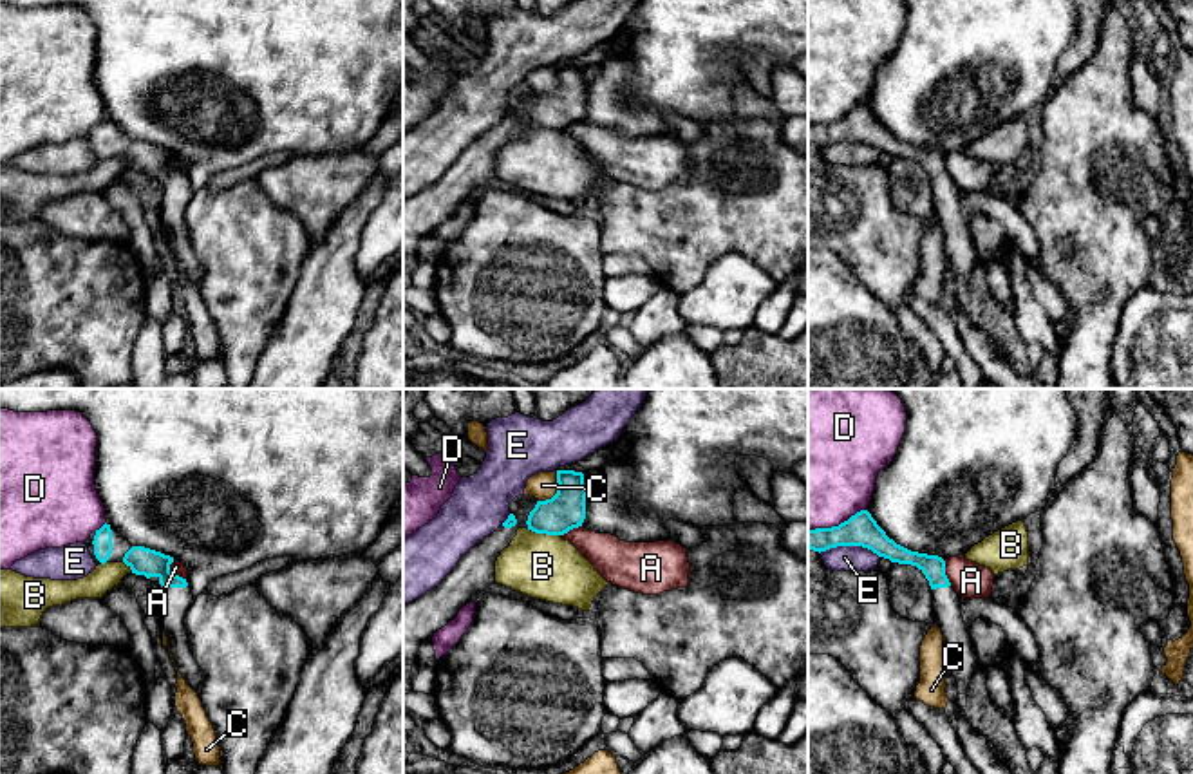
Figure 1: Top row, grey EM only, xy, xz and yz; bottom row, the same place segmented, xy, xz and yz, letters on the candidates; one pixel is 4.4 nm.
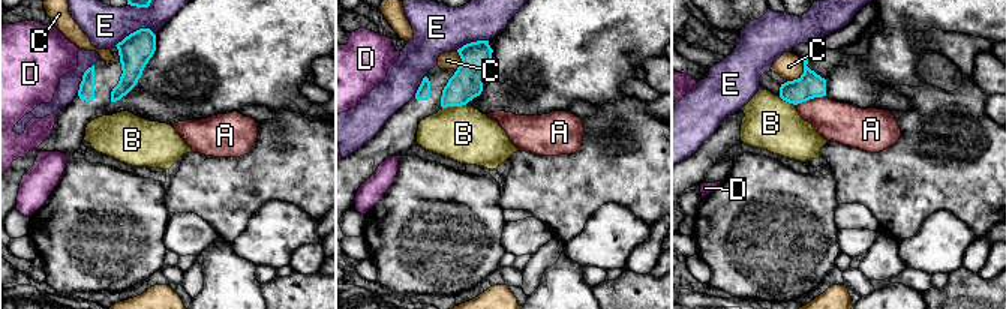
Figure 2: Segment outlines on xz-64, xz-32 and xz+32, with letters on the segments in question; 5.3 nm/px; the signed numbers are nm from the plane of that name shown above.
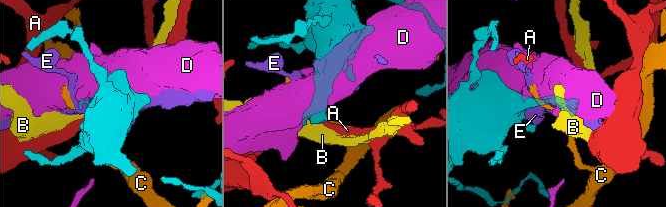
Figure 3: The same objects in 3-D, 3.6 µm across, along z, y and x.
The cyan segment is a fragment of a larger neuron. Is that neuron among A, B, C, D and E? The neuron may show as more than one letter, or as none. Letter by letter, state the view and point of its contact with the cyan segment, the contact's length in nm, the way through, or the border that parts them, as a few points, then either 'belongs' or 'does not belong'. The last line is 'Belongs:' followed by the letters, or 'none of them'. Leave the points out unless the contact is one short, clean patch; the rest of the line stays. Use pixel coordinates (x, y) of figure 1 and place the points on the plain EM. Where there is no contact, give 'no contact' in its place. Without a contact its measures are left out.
A: xy (170, 167) | 110 nm | along xy (172, 154), (170, 165), (185, 174) | does not belong
B: xz (543, 127) | 160 nm | along xz (526, 123), (537, 129), (559, 131) | does not belong
C: xz (557, 85) | 170 nm | along xz (557, 66), (557, 85), (539, 96) | does not belong
D: yz (836, 122) | 280 nm | does not belong
E: yz (850, 140) | 280 nm | does not belong
Belongs: none of them

